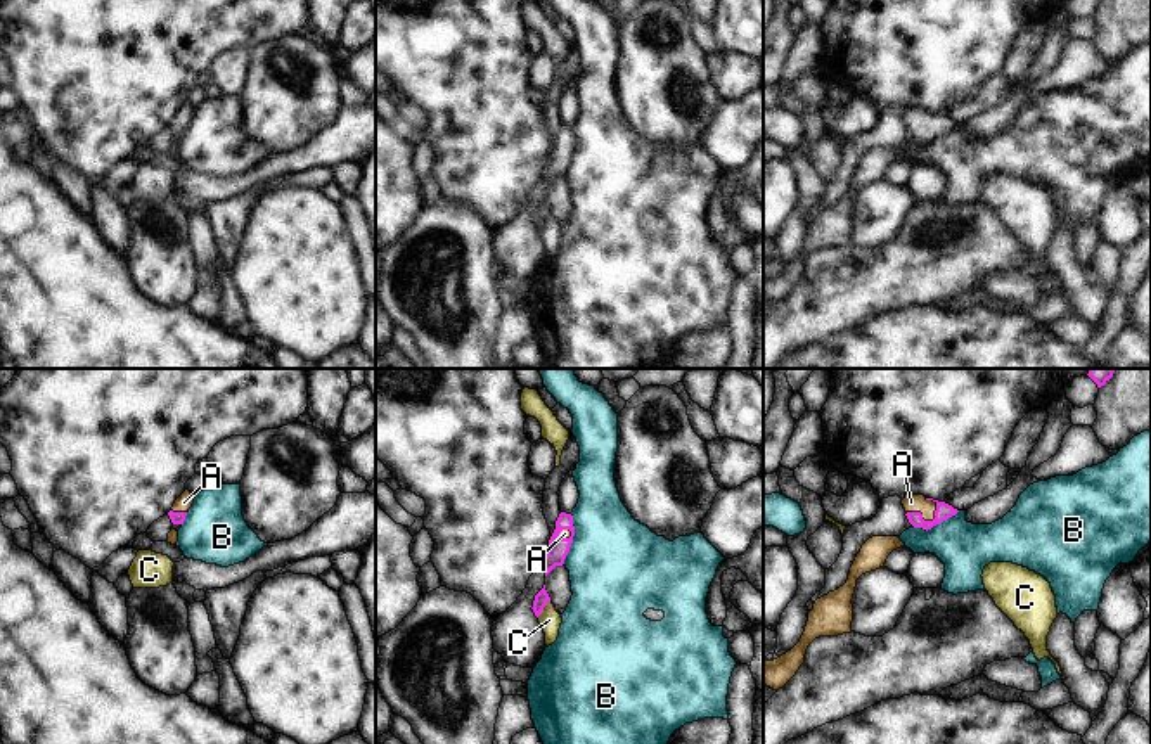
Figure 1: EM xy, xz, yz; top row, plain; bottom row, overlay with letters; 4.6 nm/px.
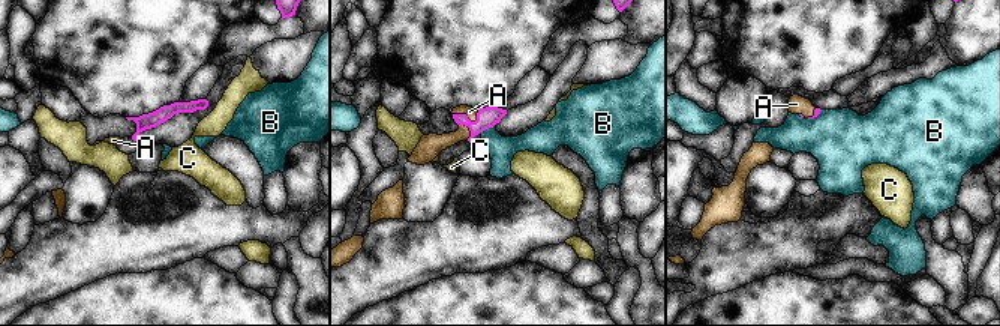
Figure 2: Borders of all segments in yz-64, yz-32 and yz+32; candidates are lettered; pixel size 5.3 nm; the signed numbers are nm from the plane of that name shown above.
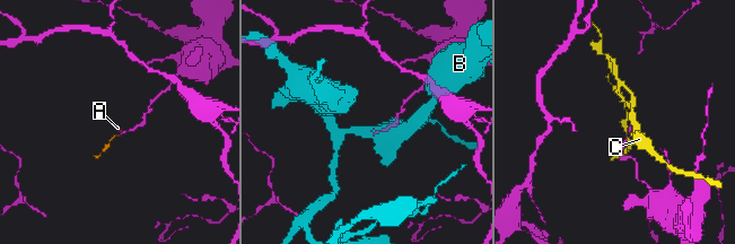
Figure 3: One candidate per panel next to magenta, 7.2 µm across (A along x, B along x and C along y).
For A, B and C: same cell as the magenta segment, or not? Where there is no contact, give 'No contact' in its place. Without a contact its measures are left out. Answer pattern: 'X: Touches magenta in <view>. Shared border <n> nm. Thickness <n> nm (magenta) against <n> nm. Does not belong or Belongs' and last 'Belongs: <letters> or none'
A: Touches magenta in yz. Shared border 150 nm. Thickness 80 nm (magenta) against 80 nm. Belongs
B: Touches magenta in xz. Shared border 240 nm. Thickness 100 nm (magenta) against 460 nm. Does not belong
C: Touches magenta in xz. Shared border 100 nm. Thickness 70 nm (magenta) against 100 nm. Does not belong
Belongs: A.

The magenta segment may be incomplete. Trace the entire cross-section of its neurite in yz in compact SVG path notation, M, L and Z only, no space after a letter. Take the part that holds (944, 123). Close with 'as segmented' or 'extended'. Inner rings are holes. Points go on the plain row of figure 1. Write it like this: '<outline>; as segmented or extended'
M905 107L902 118L909 135L926 144L959 125L948 116L926 111L924 107Z; extended

